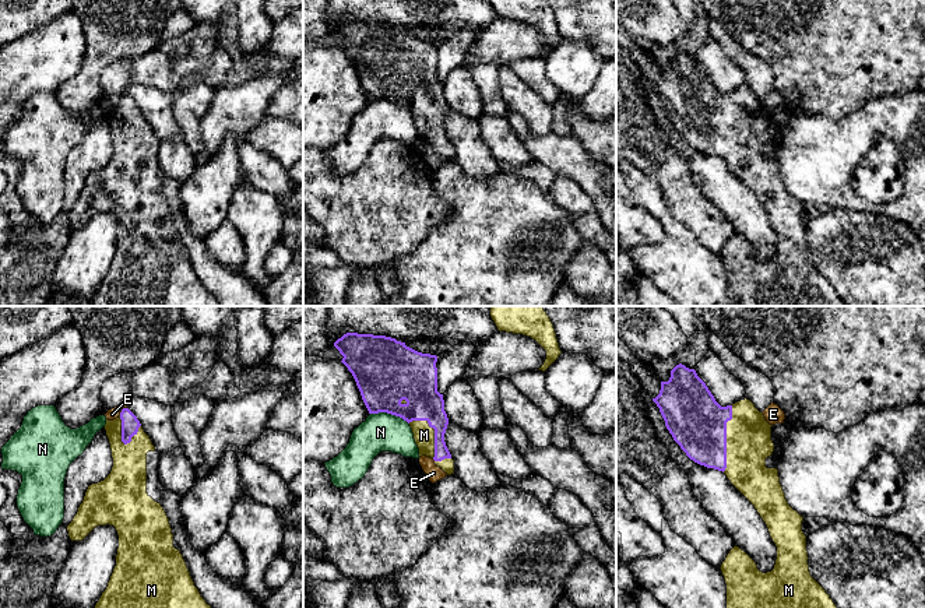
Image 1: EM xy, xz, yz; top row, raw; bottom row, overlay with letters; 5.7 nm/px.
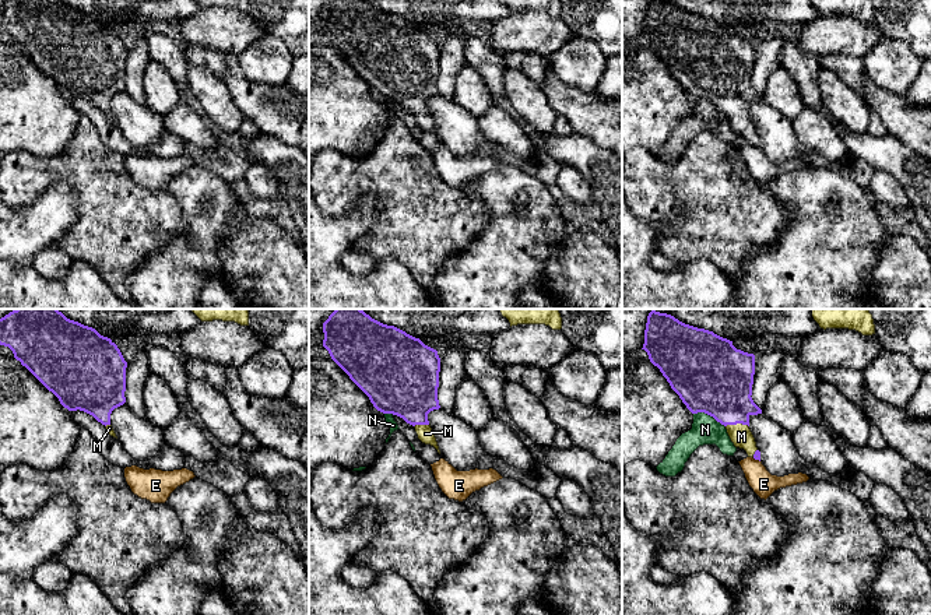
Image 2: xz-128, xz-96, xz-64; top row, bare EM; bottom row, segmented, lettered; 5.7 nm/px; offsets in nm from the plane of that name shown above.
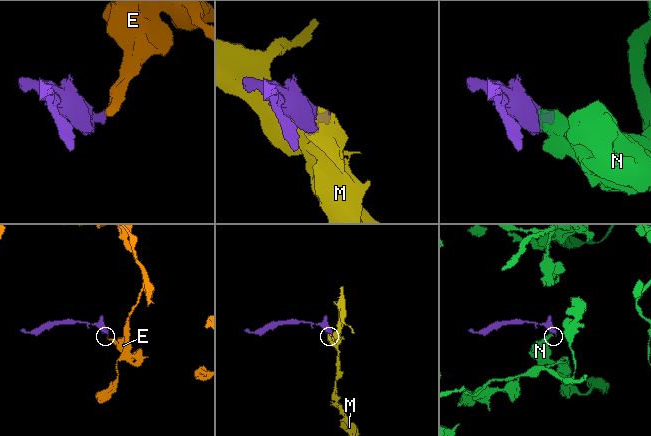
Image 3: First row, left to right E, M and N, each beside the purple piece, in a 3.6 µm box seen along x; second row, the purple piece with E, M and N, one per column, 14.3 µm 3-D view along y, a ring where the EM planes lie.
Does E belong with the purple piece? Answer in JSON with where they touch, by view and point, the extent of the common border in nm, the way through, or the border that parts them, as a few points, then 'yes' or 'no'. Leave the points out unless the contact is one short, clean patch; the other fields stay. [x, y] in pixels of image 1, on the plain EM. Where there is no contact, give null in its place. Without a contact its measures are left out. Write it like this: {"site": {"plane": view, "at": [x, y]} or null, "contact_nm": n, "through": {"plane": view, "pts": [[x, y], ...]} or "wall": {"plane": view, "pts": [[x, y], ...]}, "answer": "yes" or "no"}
{"site": {"plane": "xy", "at": [122, 97]}, "contact_nm": 60, "wall": {"plane": "xy", "pts": [[126, 94], [119, 101]]}, "answer": "no"}

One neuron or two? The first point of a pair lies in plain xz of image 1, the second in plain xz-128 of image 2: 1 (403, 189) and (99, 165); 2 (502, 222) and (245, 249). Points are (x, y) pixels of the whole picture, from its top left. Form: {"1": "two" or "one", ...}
{"1": "one", "2": "two"}

